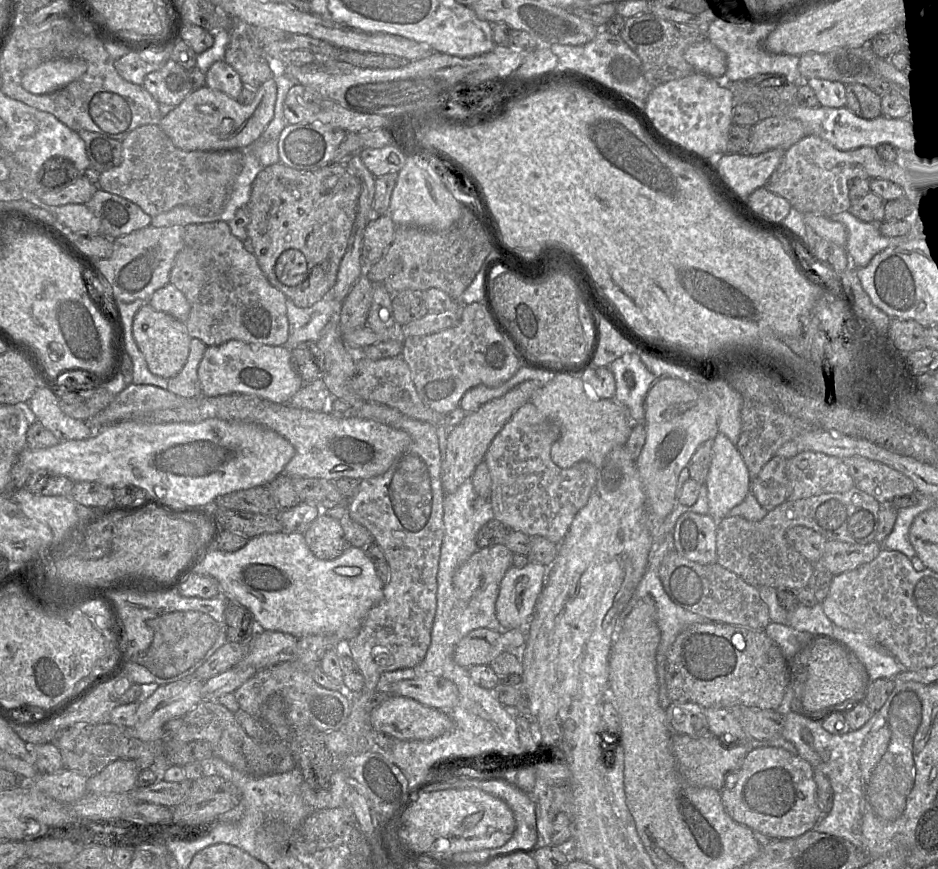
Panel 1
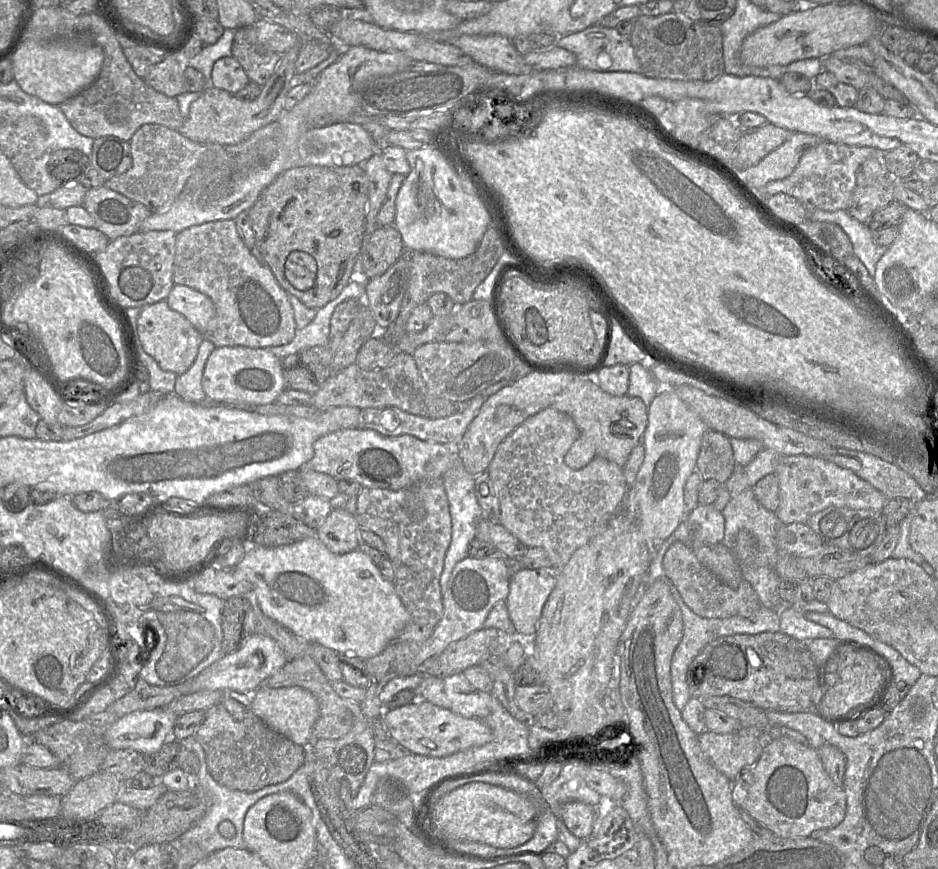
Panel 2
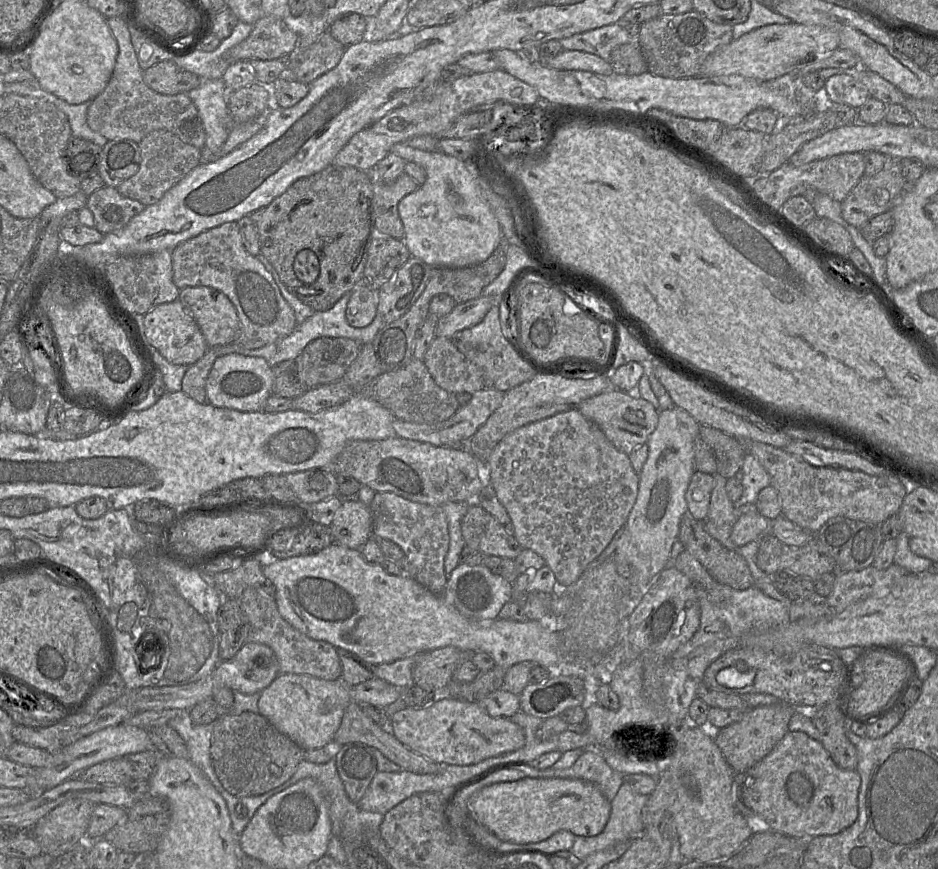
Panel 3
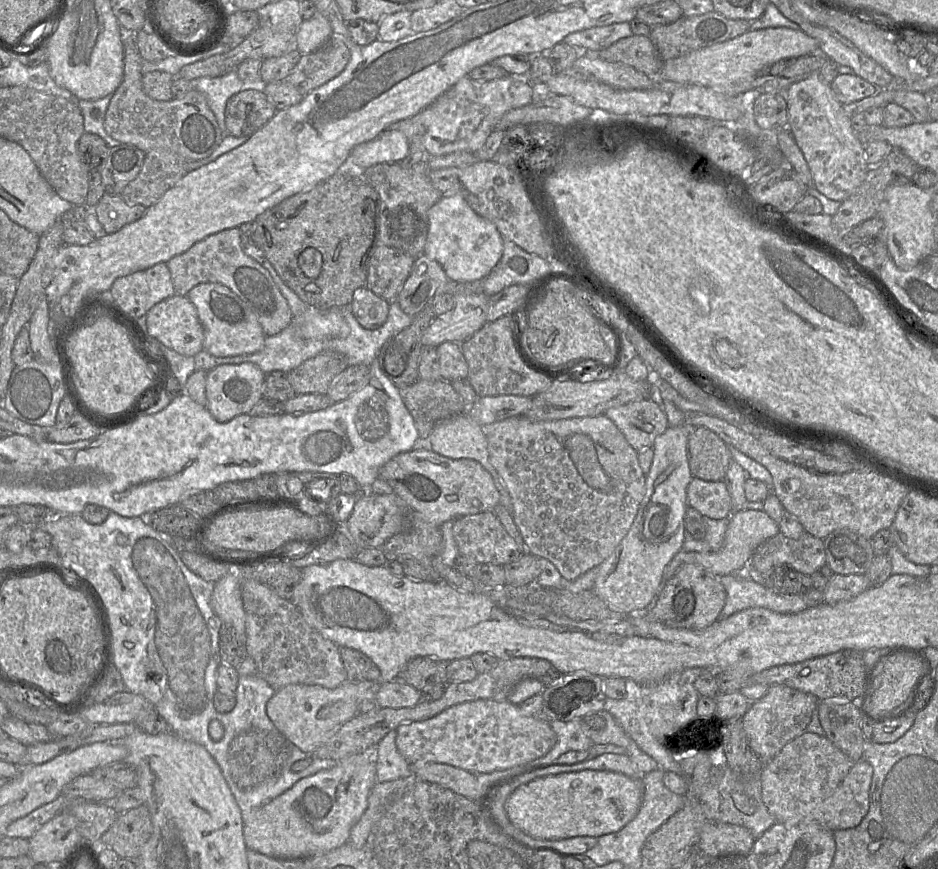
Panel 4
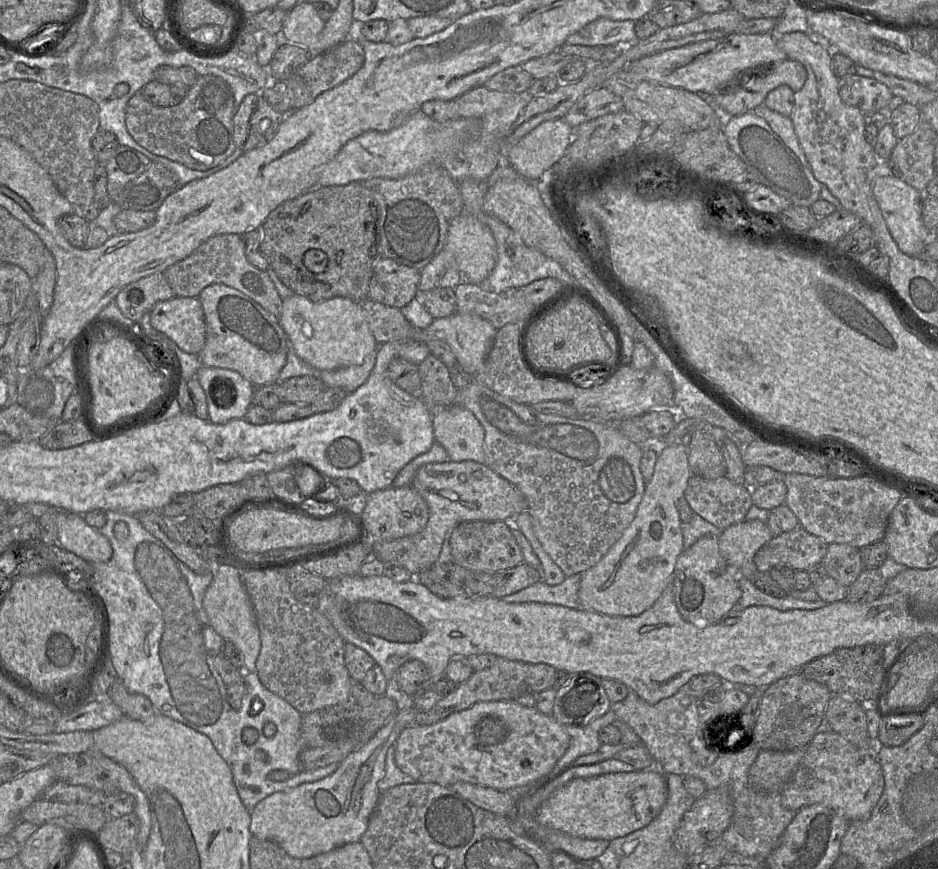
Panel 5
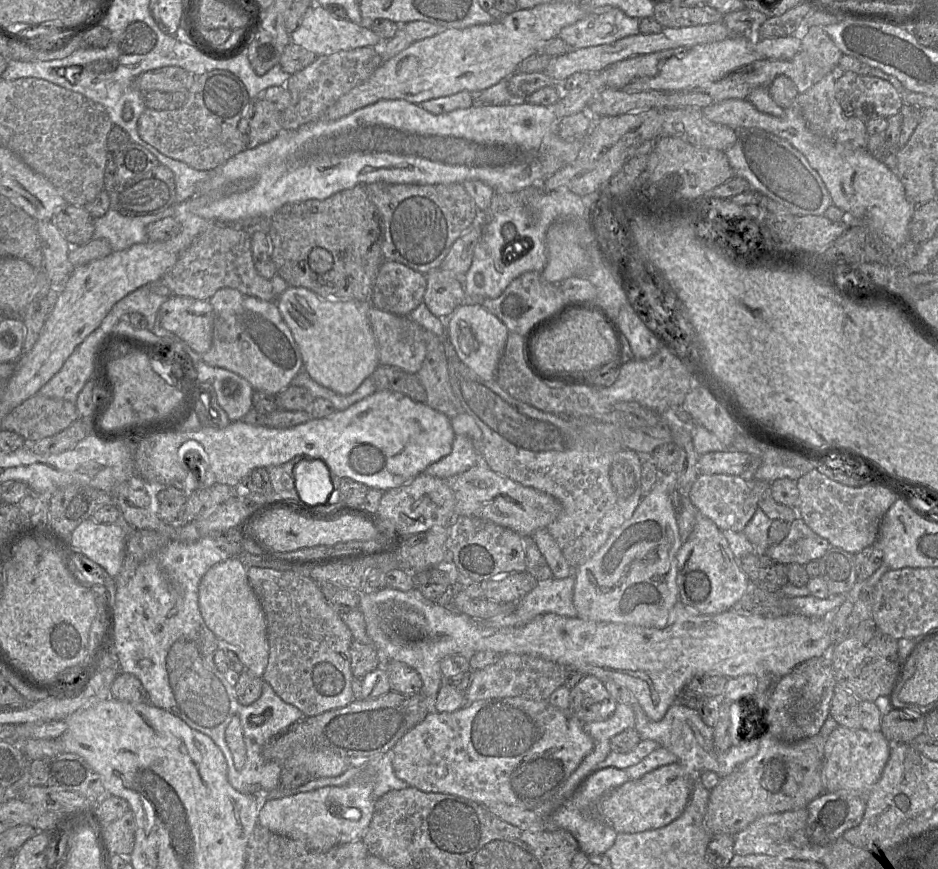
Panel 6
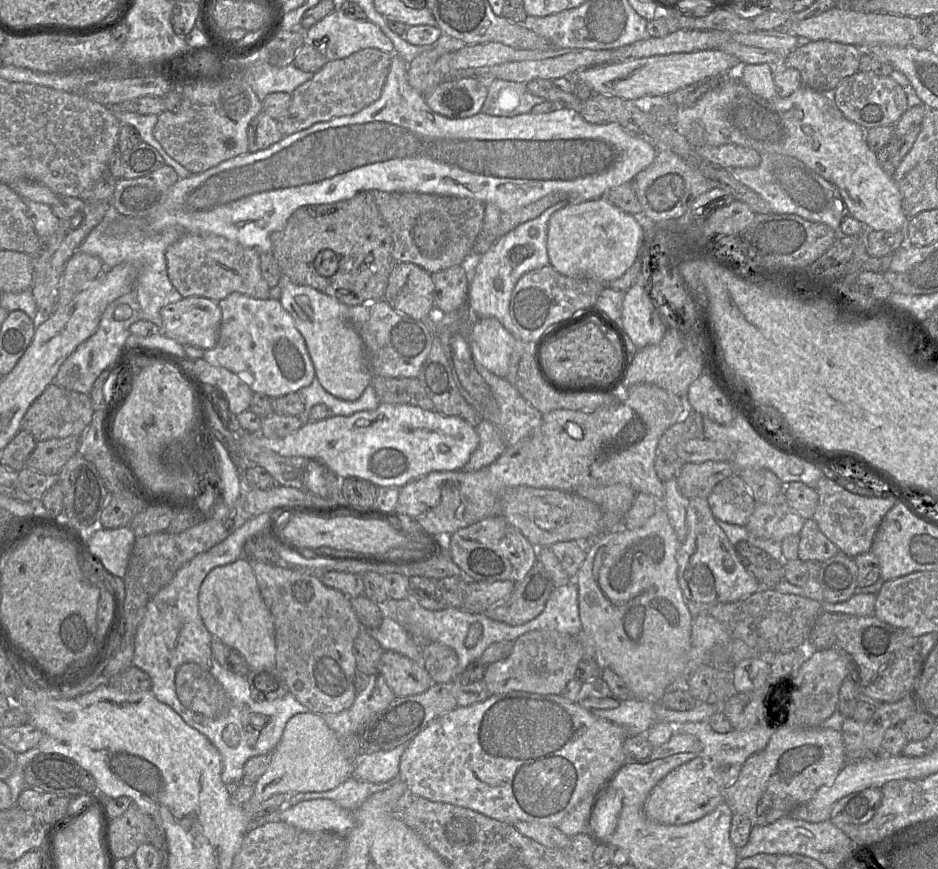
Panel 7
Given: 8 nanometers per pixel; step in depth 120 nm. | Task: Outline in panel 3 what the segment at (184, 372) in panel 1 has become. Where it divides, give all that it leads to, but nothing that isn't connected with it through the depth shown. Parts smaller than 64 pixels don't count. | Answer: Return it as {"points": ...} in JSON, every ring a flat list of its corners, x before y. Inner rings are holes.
{"points":[[209,348,196,363,189,366,182,379,181,391,200,404,209,403,206,393,206,379,217,355]]}

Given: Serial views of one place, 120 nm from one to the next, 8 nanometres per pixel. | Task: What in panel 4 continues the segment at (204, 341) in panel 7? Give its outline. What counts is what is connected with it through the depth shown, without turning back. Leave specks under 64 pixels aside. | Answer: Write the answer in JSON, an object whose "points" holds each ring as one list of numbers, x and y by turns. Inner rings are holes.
{"points":[[174,295,146,314,149,335,175,352,194,357,204,348,204,330,187,296]]}

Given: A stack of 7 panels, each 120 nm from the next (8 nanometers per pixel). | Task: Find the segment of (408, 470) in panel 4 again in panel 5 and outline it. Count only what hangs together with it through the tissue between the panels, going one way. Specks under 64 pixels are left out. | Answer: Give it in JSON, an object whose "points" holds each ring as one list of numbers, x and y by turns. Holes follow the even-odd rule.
{"points":[[465,460,435,462,423,465,411,484,426,501,430,515,426,527,419,533,391,541,370,541,372,557,386,566,399,566,417,575,433,566,440,555,448,531,462,522,510,521,524,510,527,500,510,481,485,464]]}

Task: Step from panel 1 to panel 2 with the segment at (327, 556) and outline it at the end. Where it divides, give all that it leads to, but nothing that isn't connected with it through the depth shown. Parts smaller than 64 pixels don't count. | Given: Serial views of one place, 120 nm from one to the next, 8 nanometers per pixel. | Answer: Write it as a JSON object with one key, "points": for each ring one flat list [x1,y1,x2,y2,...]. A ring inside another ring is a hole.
{"points":[[336,508,316,529,316,536,332,553,342,555,359,548,359,529,355,515]]}

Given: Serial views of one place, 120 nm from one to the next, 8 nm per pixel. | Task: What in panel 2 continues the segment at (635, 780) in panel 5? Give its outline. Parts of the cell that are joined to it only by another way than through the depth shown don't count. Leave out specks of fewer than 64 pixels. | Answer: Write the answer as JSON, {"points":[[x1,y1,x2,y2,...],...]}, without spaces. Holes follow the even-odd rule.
{"points":[[486,783,465,784,440,799,433,808,436,830,448,841,467,840,496,848,523,845,535,832,537,807,523,796],[579,801,568,802,561,806,560,818,571,834,588,839,594,829,596,807]]}

